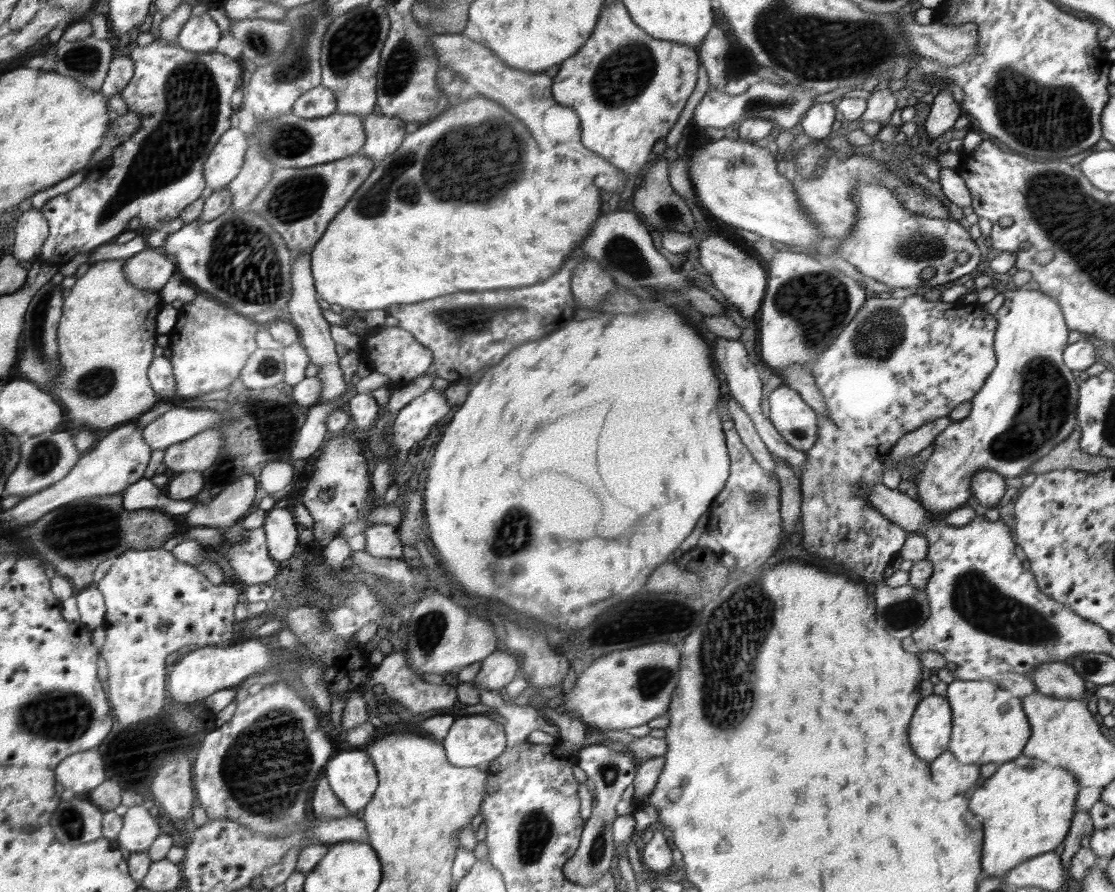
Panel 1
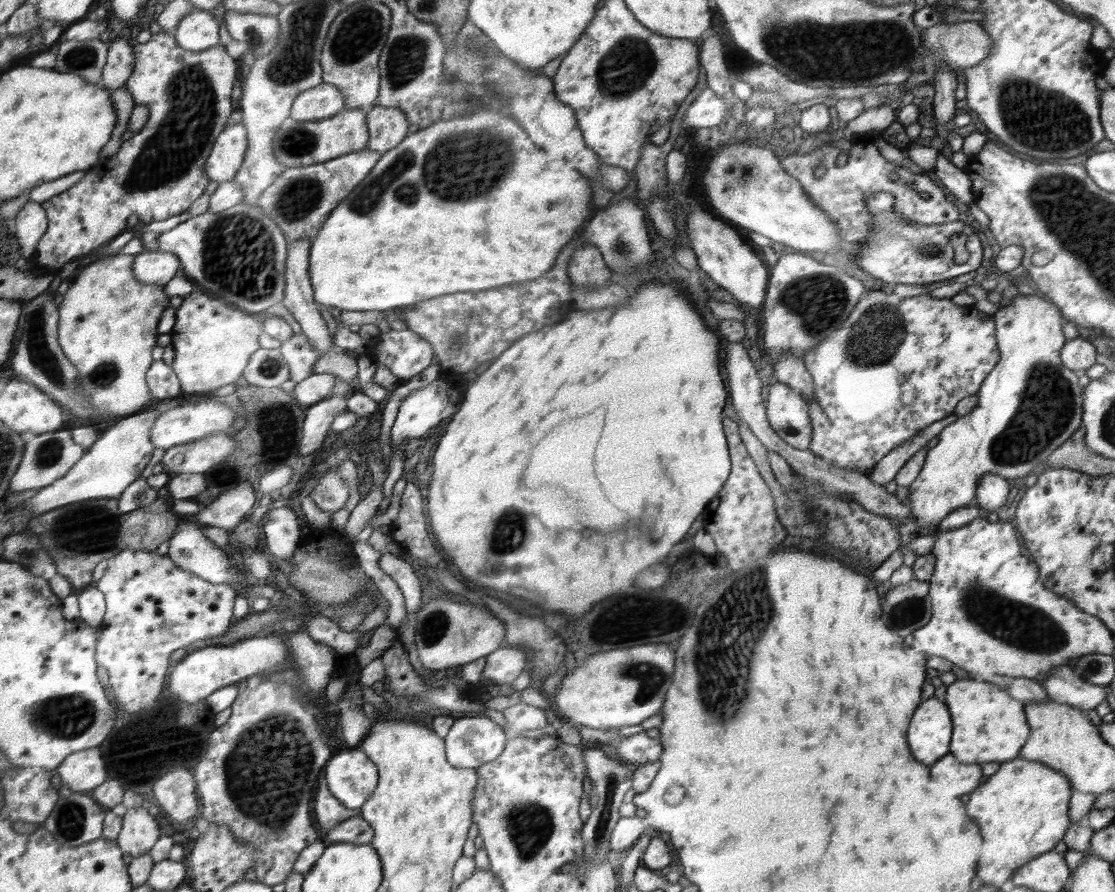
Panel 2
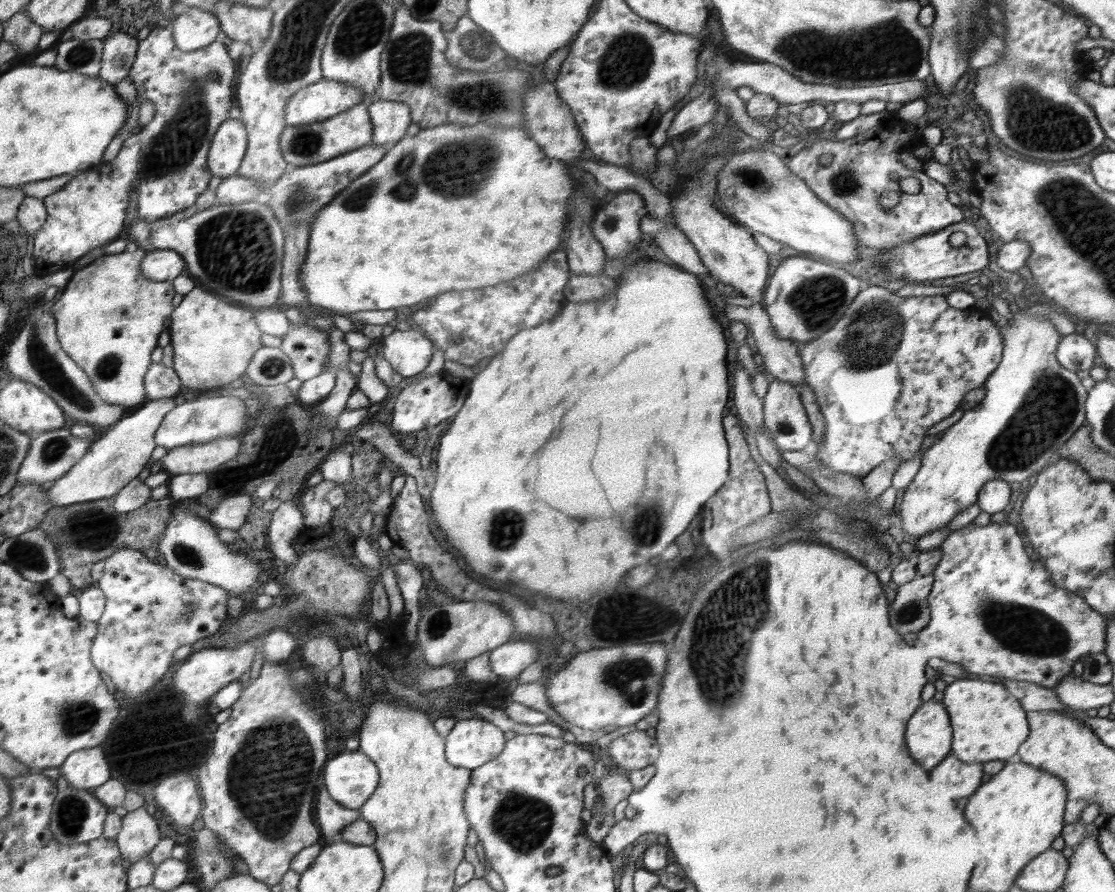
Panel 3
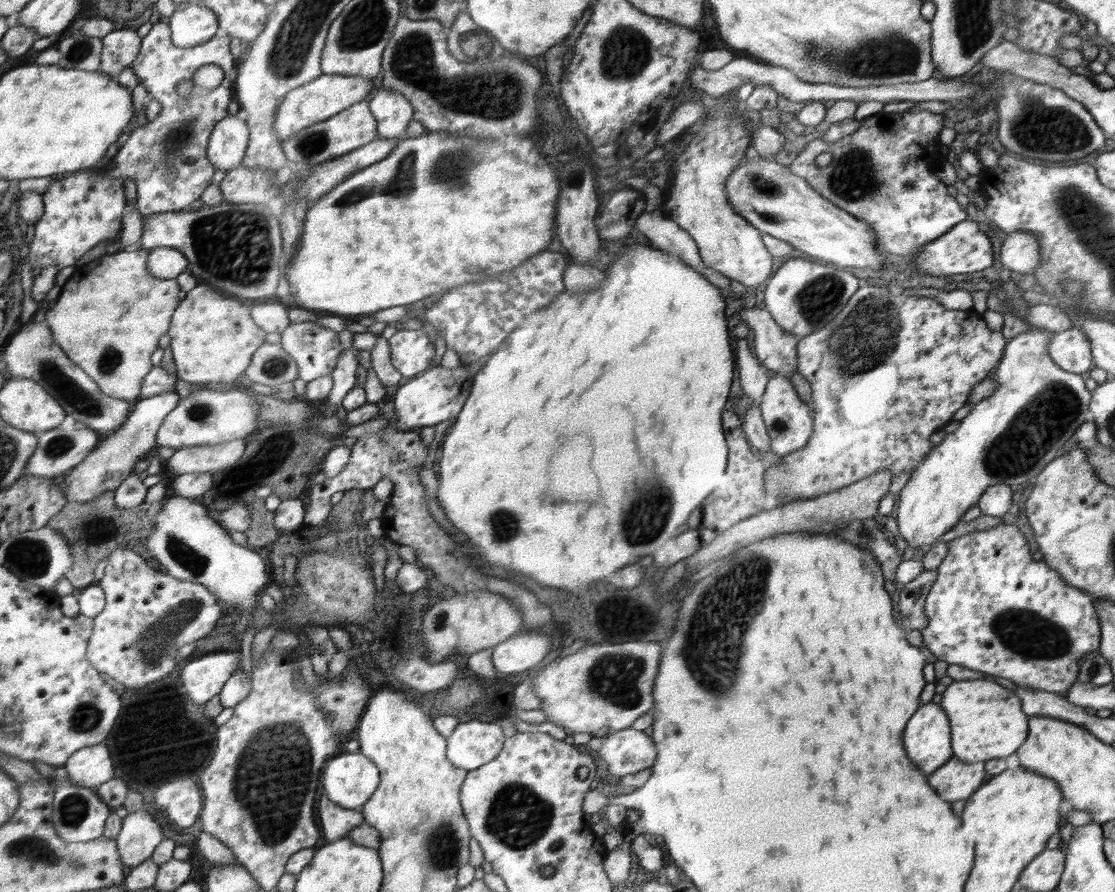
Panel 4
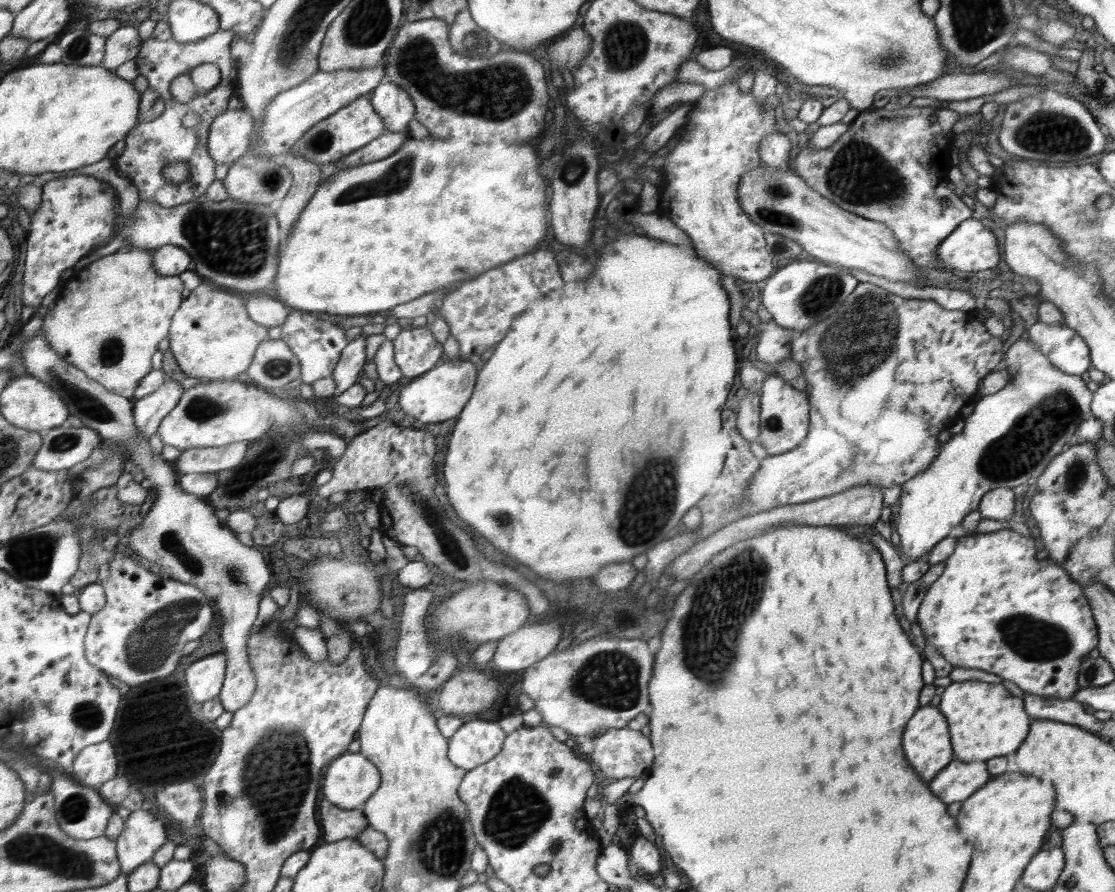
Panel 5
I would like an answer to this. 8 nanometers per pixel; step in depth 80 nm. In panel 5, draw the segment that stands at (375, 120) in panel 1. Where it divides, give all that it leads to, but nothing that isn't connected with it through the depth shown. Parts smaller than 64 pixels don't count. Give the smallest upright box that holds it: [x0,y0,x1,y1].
[369,79,416,132]

